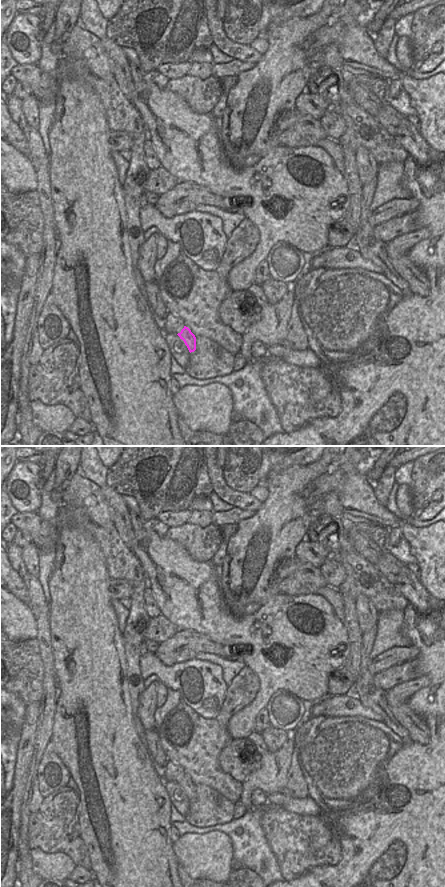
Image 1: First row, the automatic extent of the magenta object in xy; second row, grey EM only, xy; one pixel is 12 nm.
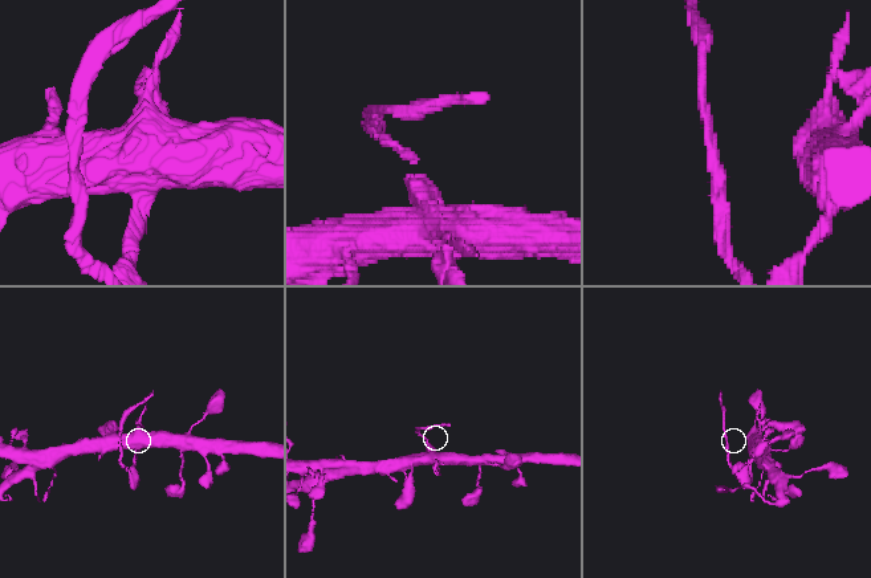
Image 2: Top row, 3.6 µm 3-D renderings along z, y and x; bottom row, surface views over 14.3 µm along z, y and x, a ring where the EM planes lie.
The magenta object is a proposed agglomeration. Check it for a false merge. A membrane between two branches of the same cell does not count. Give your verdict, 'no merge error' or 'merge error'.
merge error

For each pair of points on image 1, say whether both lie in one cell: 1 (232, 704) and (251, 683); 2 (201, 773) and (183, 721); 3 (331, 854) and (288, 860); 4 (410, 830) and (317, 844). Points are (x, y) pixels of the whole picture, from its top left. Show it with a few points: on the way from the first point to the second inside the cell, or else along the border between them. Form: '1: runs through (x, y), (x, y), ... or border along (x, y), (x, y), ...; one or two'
1: runs through (236, 699), (246, 688); one
2: runs through (200, 760), (193, 742), (193, 733); one
3: runs through (320, 854), (299, 854); one
4: border along (331, 819), (339, 836), (340, 860), (336, 864); two

